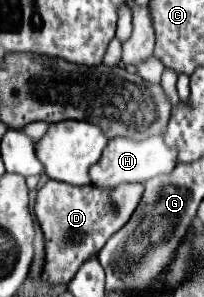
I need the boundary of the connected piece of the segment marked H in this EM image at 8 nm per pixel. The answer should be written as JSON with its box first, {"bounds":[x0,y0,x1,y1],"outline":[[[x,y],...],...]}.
{"bounds":[91,133,177,187],"outline":[[[165,133],[147,137],[147,139],[131,139],[131,137],[115,137],[103,149],[103,155],[97,167],[91,167],[93,185],[115,187],[119,183],[145,183],[155,175],[169,173],[177,165],[177,147],[169,147],[165,143]]]}

